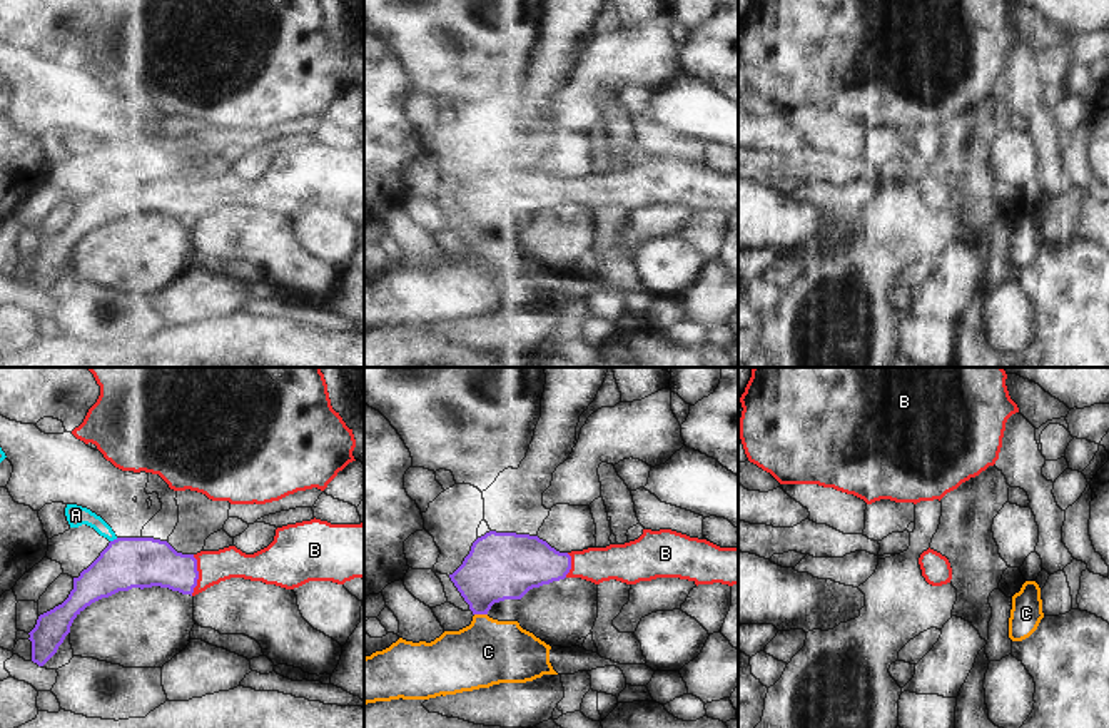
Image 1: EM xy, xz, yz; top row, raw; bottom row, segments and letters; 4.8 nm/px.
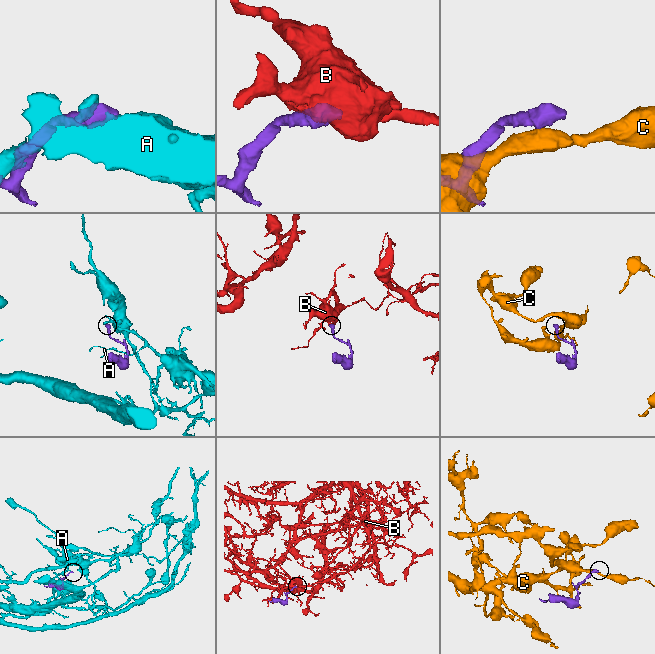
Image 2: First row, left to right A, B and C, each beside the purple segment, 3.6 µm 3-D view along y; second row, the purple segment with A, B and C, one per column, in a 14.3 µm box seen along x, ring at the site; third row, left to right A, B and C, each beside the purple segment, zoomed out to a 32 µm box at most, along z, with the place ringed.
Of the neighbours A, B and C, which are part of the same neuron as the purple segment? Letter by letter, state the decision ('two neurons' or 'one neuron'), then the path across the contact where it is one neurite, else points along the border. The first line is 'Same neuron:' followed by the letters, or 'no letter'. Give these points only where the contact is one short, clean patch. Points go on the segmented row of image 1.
Same neuron: B
A: two neurons; border along xy (117, 538), (111, 541)
B: one neuron; runs through xy (147, 561), (181, 573), (197, 575), (214, 566)
C: two neurons; border along xz (475, 613), (486, 615)

